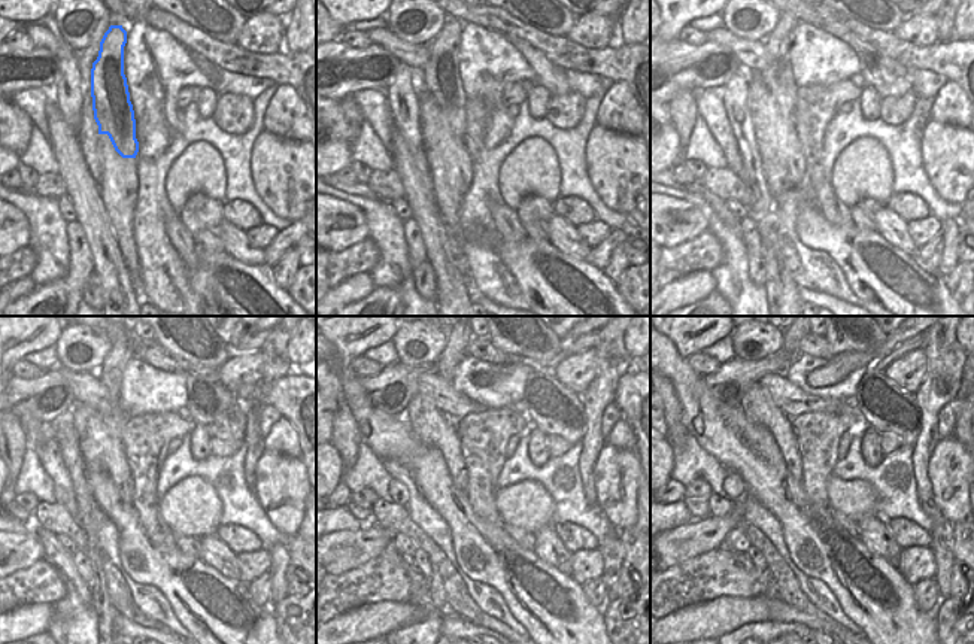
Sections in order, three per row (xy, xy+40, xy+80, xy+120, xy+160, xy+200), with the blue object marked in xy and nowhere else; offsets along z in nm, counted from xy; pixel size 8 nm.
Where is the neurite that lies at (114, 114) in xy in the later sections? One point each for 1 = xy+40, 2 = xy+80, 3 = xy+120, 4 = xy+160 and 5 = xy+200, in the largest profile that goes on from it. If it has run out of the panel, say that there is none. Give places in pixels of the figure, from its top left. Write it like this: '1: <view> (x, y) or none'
1: xy+40 (443, 84)
2: xy+80 (777, 76)
3: xy+120 (111, 371)
4: xy+160 (455, 349)
5: xy+200 (789, 348)

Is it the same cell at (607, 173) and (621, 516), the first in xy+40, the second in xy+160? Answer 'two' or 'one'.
one

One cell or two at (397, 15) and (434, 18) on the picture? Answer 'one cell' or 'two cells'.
one cell

